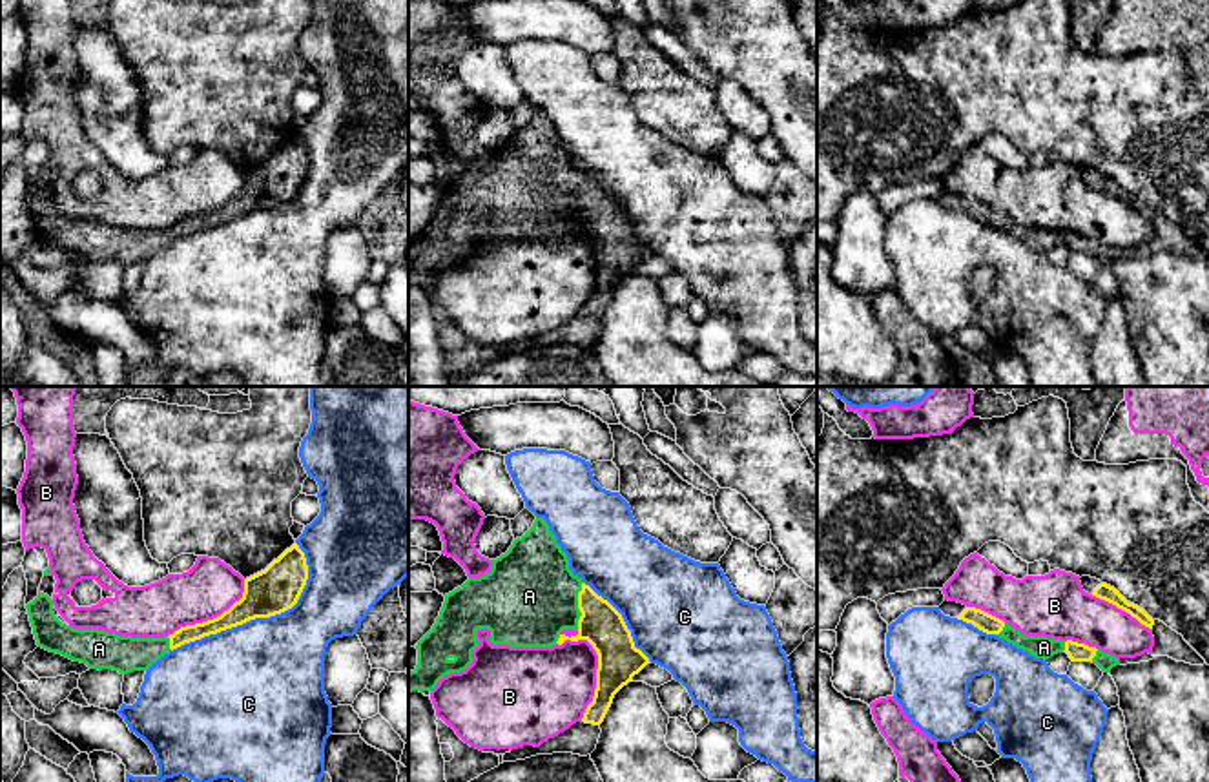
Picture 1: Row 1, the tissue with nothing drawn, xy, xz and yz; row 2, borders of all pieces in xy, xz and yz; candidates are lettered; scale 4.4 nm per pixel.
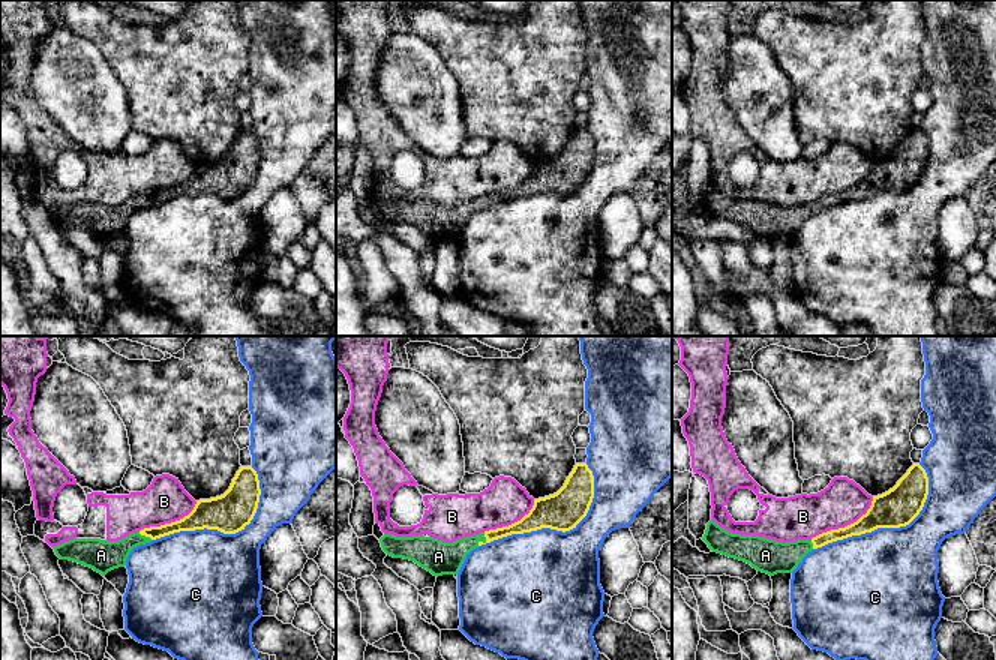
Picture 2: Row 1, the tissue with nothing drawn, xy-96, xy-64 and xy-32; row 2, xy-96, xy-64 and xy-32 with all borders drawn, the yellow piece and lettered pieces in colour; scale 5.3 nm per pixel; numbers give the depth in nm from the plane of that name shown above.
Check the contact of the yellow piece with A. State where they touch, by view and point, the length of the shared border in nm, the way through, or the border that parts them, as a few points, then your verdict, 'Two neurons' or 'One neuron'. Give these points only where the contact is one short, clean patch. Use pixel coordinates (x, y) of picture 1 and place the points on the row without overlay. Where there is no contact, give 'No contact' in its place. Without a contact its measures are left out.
Touches yellow at xz (578, 197). Shared border 220 nm. One neuron

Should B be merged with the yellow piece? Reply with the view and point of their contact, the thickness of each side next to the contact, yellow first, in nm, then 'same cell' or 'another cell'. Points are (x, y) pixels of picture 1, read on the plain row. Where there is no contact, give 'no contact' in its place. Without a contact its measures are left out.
xz (599, 259) | 190/380 nm | another cell

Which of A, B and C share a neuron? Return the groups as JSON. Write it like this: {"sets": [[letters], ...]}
{"sets": [["A"], ["B"], ["C"]]}

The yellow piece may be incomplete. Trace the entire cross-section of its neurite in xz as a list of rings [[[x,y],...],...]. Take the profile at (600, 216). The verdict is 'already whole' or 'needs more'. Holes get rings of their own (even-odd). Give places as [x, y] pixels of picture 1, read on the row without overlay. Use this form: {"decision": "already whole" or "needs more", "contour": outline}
{"decision": "needs more", "contour": [[[536,109],[505,146],[492,151],[492,160],[485,168],[469,170],[461,179],[445,186],[436,215],[416,237],[418,257],[408,264],[408,283],[432,283],[443,268],[465,262],[474,252],[472,242],[480,237],[478,221],[491,222],[492,237],[553,239],[565,232],[587,232],[598,246],[598,261],[594,288],[582,312],[593,317],[604,314],[615,286],[651,255],[635,239],[622,206],[573,166],[567,146],[543,109]]]}

